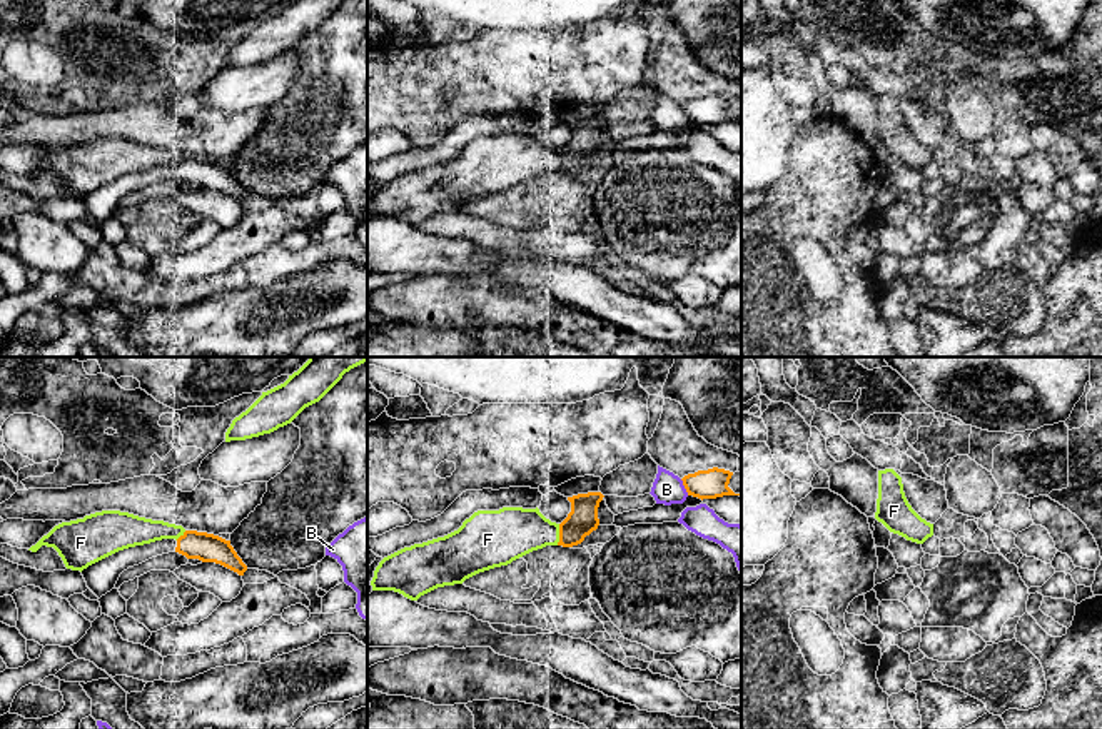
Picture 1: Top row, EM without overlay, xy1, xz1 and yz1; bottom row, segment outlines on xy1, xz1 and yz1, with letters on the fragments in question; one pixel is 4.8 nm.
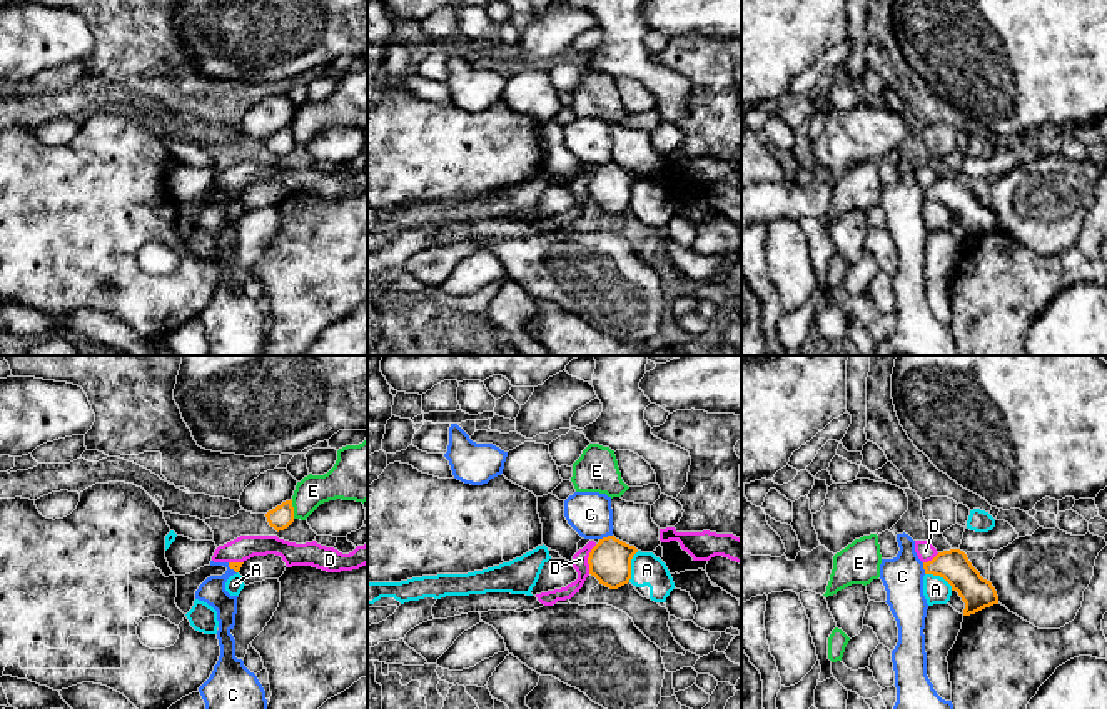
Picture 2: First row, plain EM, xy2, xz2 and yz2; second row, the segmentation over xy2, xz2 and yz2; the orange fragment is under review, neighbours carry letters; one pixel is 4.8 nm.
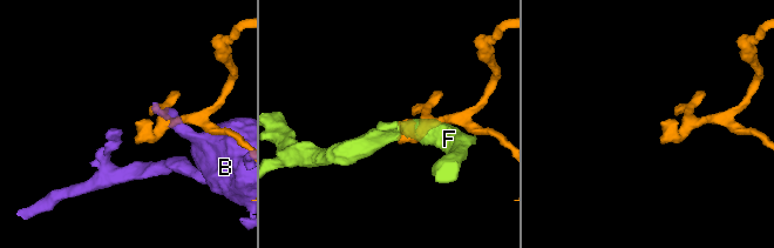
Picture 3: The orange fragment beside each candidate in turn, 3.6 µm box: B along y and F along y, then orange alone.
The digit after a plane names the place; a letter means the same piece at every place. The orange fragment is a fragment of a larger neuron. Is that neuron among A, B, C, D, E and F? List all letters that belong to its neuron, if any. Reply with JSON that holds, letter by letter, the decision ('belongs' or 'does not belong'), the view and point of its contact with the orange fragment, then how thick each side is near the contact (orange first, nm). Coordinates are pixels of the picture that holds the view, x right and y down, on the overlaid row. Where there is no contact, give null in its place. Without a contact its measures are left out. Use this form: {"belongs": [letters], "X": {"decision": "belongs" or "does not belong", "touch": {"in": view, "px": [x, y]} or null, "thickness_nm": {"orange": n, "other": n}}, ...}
{"belongs": [], "A": {"decision": "does not belong", "touch": {"in": "xz2", "px": [630, 566]}, "thickness_nm": {"orange": 200, "other": 160}}, "B": {"decision": "does not belong", "touch": {"in": "xz1", "px": [685, 487]}, "thickness_nm": {"orange": 140, "other": 150}}, "C": {"decision": "does not belong", "touch": {"in": "xz2", "px": [605, 538]}, "thickness_nm": {"orange": 200, "other": 220}}, "D": {"decision": "does not belong", "touch": {"in": "xz2", "px": [588, 559]}, "thickness_nm": {"orange": 200, "other": 80}}, "E": {"decision": "does not belong", "touch": {"in": "xy2", "px": [293, 509]}, "thickness_nm": {"orange": 110, "other": 150}}, "F": {"decision": "does not belong", "touch": {"in": "xz1", "px": [560, 534]}, "thickness_nm": {"orange": 150, "other": 260}}}

